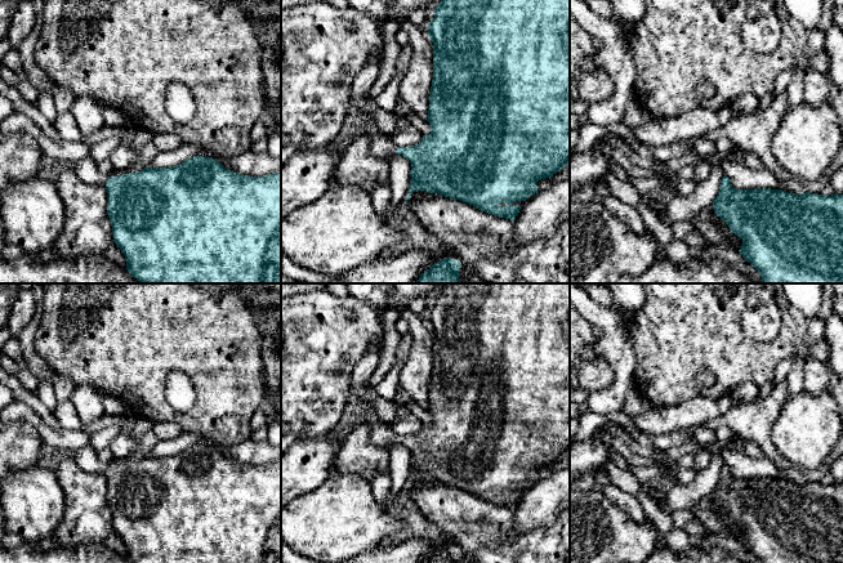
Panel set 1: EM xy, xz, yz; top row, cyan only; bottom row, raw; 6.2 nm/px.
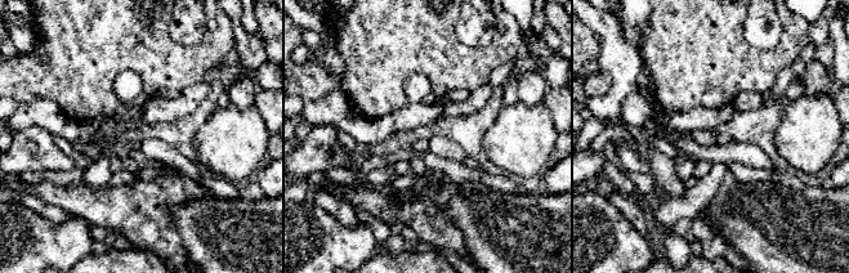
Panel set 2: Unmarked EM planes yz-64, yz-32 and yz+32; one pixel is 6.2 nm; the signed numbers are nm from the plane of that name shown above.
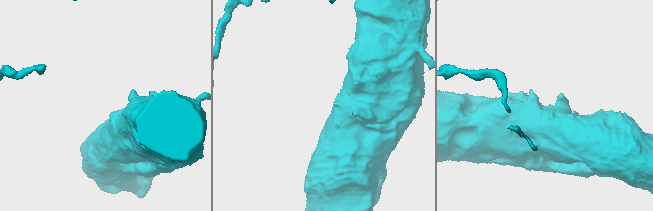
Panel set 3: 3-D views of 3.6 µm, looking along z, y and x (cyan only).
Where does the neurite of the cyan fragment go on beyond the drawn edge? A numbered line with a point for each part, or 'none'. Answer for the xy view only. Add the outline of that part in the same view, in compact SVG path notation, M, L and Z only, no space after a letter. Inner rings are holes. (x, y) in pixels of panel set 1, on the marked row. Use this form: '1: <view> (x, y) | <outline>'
1: xy (87, 169) | M90 156L77 161L73 166L76 175L89 184L107 184L108 175L99 171L97 161Z

